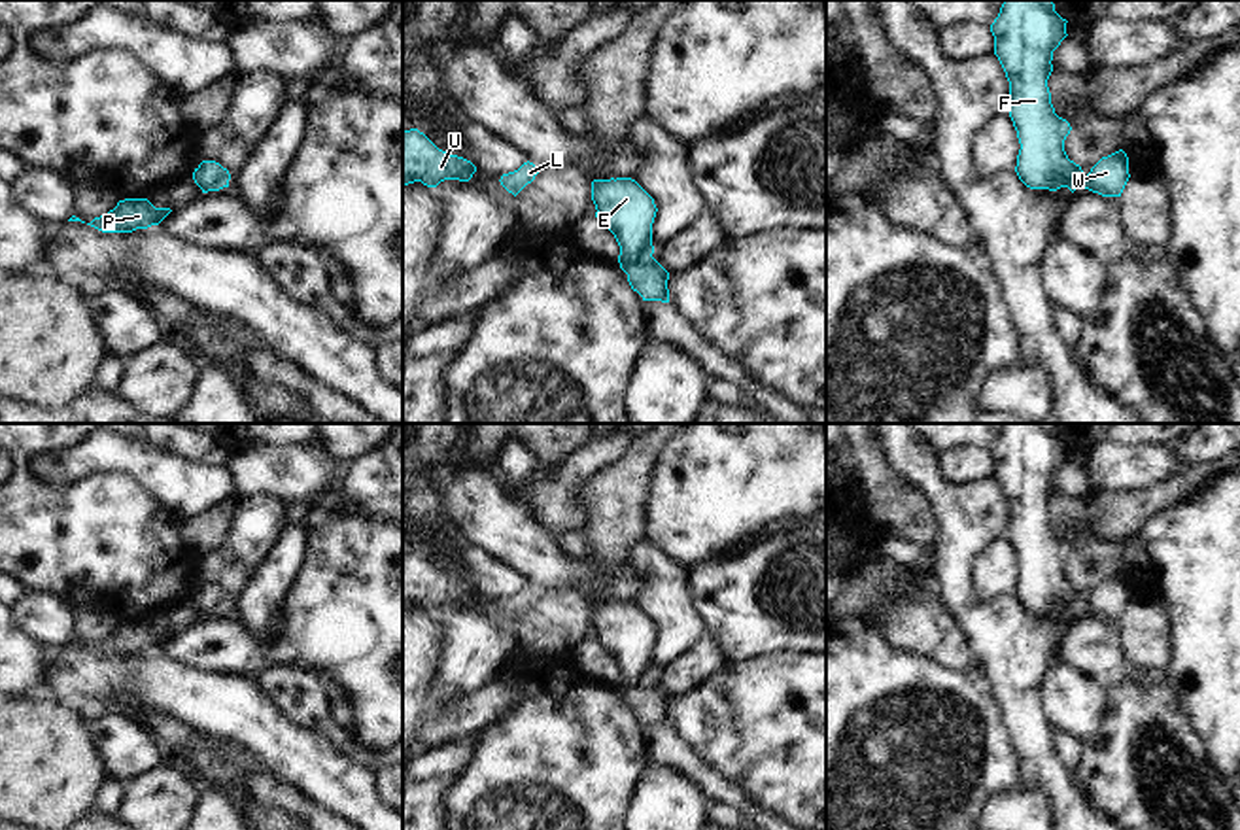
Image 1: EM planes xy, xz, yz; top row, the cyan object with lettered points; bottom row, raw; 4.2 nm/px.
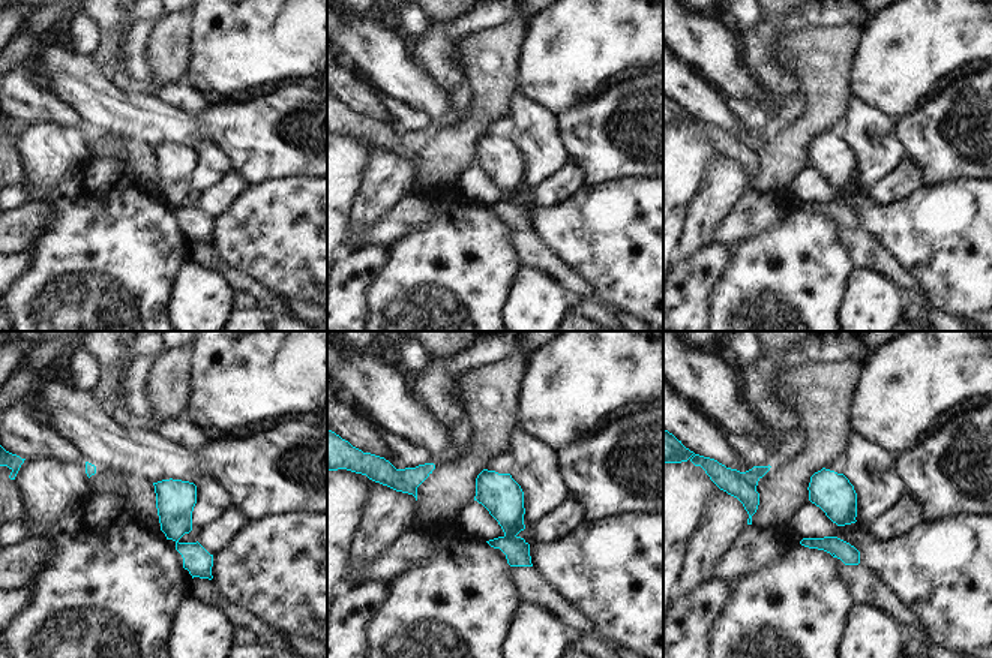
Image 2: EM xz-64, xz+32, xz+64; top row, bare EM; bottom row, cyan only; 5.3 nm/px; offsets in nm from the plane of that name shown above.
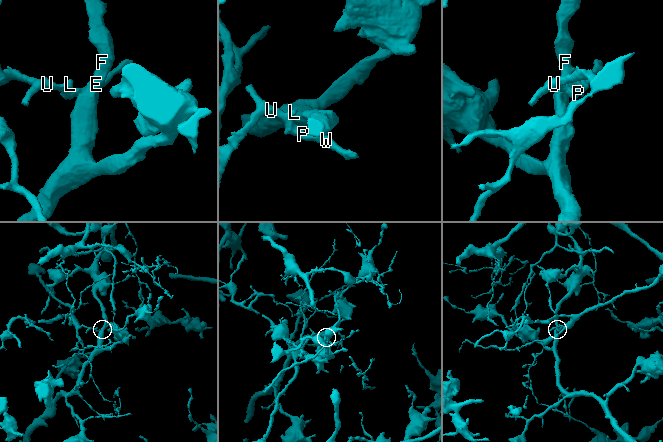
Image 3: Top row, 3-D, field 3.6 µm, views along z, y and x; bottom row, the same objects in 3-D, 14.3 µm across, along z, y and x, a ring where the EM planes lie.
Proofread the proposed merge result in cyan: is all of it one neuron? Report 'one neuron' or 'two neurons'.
two neurons

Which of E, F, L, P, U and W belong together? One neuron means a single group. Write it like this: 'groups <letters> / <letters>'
groups E F / L P U W

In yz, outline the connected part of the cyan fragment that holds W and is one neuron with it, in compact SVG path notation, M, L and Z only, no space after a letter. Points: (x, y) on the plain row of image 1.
M1119 573L1102 580L1083 601L1081 611L1102 620L1121 620L1128 601L1128 580L1123 573Z

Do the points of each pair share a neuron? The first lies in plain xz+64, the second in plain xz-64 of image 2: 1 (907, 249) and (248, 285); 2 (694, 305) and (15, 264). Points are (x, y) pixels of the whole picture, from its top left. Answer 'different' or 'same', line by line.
1: different
2: same

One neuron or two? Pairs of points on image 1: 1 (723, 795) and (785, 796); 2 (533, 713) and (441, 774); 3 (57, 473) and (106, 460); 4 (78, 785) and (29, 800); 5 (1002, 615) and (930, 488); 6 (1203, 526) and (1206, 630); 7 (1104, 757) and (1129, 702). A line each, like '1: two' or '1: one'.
1: two
2: two
3: one
4: one
5: one
6: one
7: one

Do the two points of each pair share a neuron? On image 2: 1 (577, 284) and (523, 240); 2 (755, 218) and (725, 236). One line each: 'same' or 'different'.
1: same
2: same

